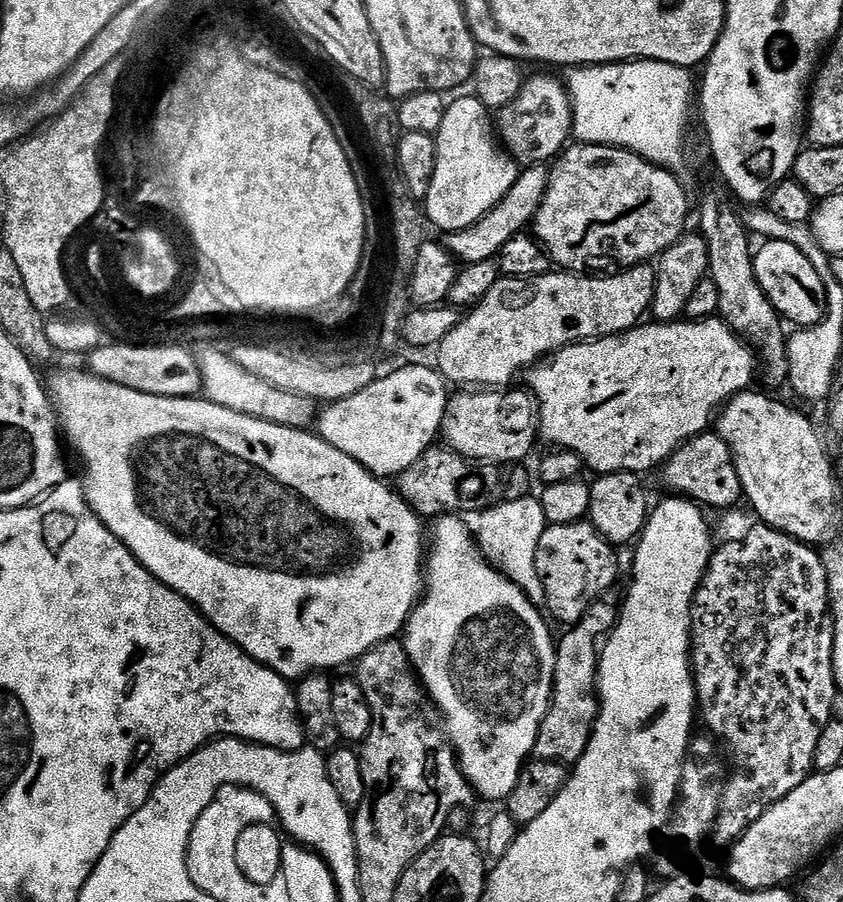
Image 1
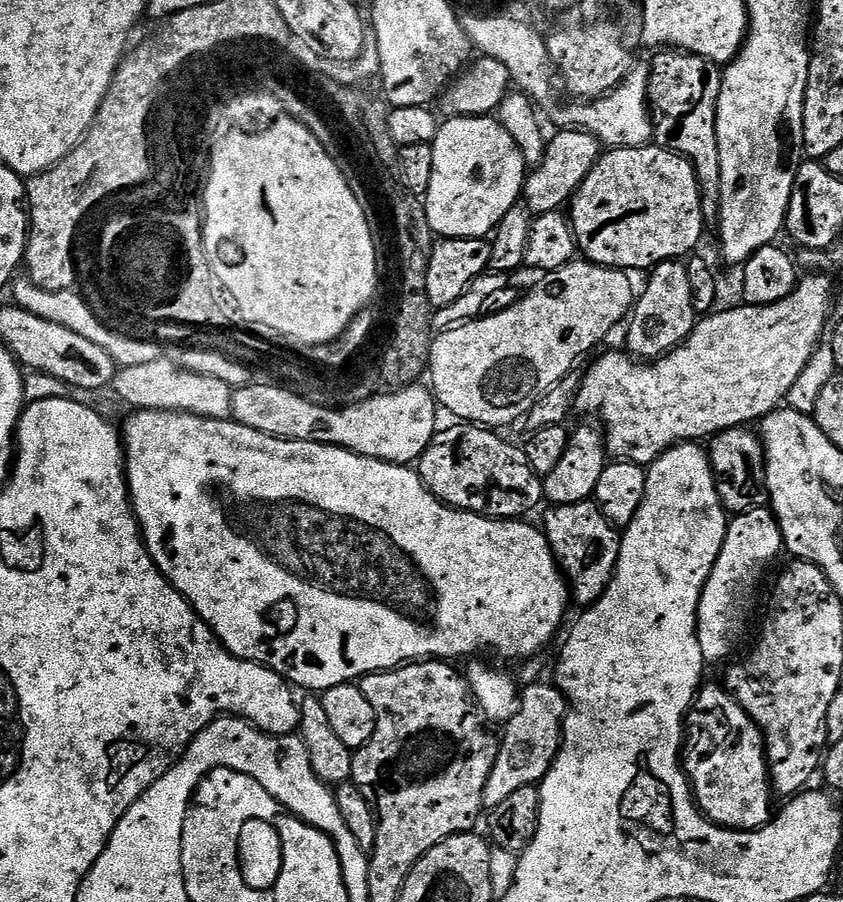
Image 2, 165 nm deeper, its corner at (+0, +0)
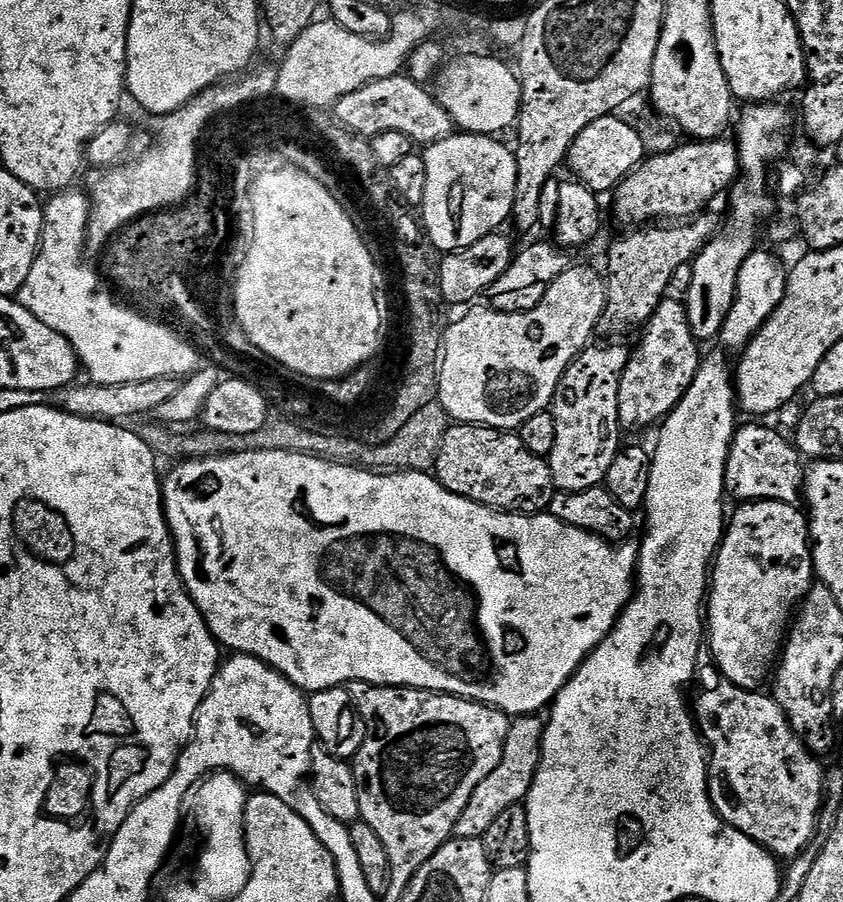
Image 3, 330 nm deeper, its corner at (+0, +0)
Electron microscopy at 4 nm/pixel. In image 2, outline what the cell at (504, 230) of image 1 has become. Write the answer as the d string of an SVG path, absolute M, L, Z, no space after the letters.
M569 128L557 131L557 136L547 141L544 157L534 170L527 173L522 193L523 207L532 213L533 217L547 212L559 212L571 201L572 196L582 186L586 174L594 170L600 161L602 145L595 136L582 132L579 128Z

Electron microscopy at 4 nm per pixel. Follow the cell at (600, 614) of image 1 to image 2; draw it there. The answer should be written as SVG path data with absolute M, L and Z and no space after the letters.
M532 682L523 689L518 710L503 725L498 743L500 752L490 770L490 778L484 787L484 808L491 810L506 802L514 790L539 785L544 775L552 769L552 763L560 753L560 741L564 735L564 718L568 715L568 702L555 683Z

